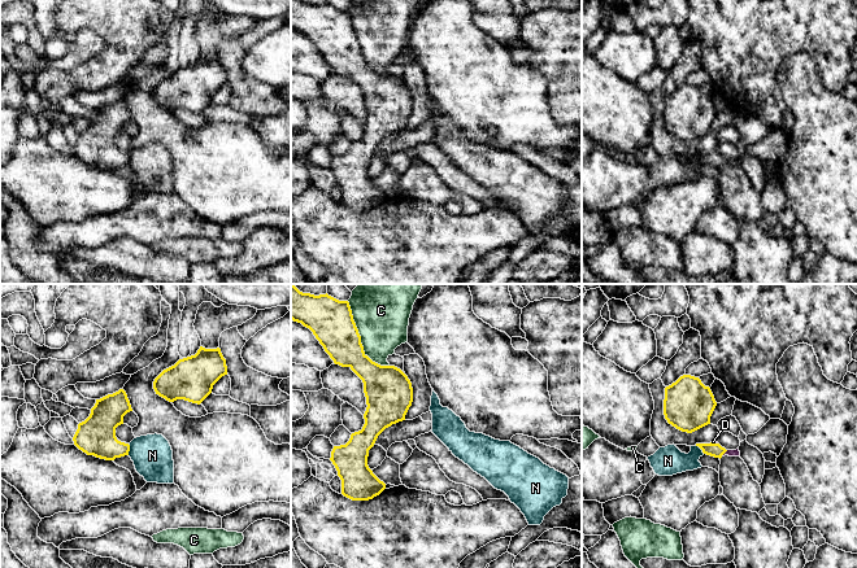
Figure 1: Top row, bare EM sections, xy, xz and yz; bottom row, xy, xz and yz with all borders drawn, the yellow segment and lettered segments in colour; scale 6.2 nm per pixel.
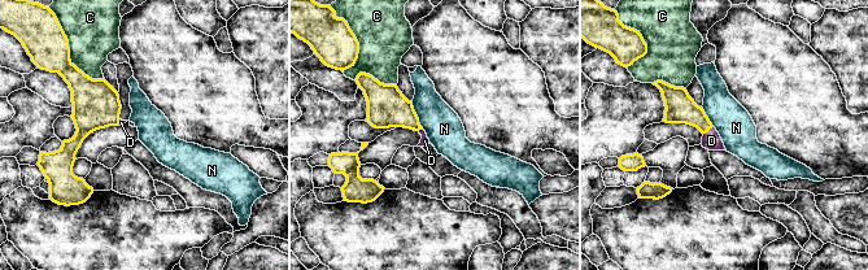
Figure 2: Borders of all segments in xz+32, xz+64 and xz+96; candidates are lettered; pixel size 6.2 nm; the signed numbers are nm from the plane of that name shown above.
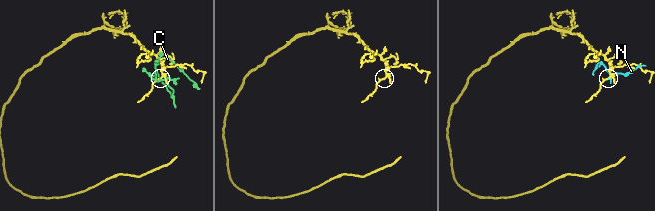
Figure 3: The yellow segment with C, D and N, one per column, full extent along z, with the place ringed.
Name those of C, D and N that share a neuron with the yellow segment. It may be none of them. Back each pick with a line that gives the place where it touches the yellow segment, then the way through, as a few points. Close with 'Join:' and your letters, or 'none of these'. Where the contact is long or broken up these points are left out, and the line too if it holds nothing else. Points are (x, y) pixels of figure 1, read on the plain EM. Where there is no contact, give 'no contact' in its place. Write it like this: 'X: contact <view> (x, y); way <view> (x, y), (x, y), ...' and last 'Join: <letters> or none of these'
D: contact yz (714, 153); way yz (716, 160), (714, 153), (713, 151)
Join: D

